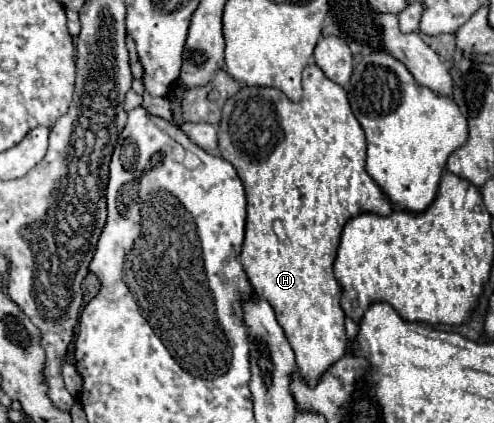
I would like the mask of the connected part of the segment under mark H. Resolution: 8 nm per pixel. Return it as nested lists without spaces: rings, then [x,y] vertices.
[[[311,64],[303,70],[303,98],[299,102],[289,102],[289,98],[275,88],[241,88],[235,96],[231,96],[231,100],[225,102],[223,106],[223,116],[221,116],[221,124],[219,124],[219,150],[221,156],[233,164],[233,168],[237,170],[243,186],[245,186],[245,194],[247,194],[247,224],[245,224],[245,242],[243,242],[243,252],[241,252],[241,264],[243,270],[247,272],[247,278],[251,280],[251,286],[255,290],[255,294],[261,300],[267,300],[277,316],[279,326],[283,328],[295,358],[297,358],[297,368],[299,374],[303,376],[305,384],[315,386],[319,382],[319,378],[339,360],[345,356],[345,348],[347,348],[347,338],[345,338],[345,314],[339,306],[339,296],[341,296],[341,286],[337,284],[337,278],[333,276],[333,262],[337,256],[337,248],[339,248],[339,238],[341,238],[341,230],[347,224],[347,220],[351,220],[353,216],[359,214],[379,214],[379,216],[389,216],[393,212],[391,202],[385,198],[385,194],[381,192],[381,188],[371,180],[371,176],[365,172],[365,132],[359,126],[357,118],[351,112],[349,100],[345,90],[331,82],[319,66]]]

